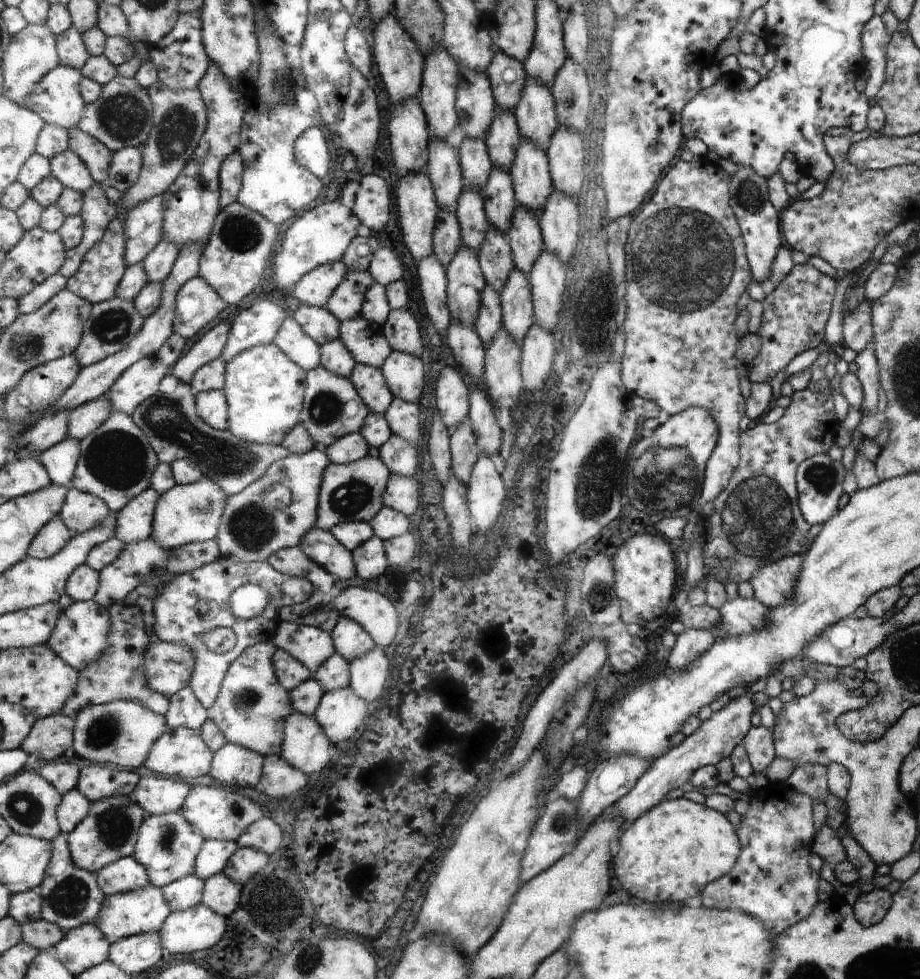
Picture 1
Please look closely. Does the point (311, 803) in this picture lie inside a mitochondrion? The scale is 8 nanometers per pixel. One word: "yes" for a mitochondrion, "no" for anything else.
no

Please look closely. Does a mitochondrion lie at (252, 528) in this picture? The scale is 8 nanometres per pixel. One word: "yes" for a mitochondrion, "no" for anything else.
yes

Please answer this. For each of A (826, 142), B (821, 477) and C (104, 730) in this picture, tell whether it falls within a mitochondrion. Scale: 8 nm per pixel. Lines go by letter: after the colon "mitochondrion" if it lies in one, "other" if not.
A: other
B: mitochondrion
C: mitochondrion

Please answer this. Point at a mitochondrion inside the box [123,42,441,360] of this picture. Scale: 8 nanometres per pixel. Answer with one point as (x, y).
(176, 131)

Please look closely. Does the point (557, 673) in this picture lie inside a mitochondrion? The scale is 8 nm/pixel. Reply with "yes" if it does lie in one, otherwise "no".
no

